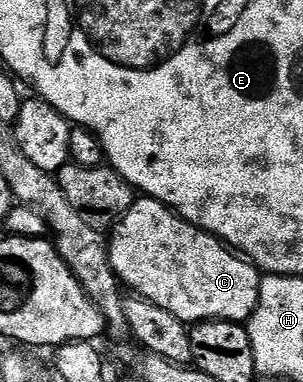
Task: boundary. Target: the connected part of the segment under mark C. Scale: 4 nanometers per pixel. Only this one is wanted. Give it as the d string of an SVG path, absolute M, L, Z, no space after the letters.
M138 196L131 211L123 215L108 238L109 258L117 280L130 294L145 297L155 307L171 311L175 319L186 323L198 321L240 321L248 322L259 303L262 274L256 265L234 250L226 247L212 233L205 233L195 228L189 221L184 221L169 206L153 197Z

